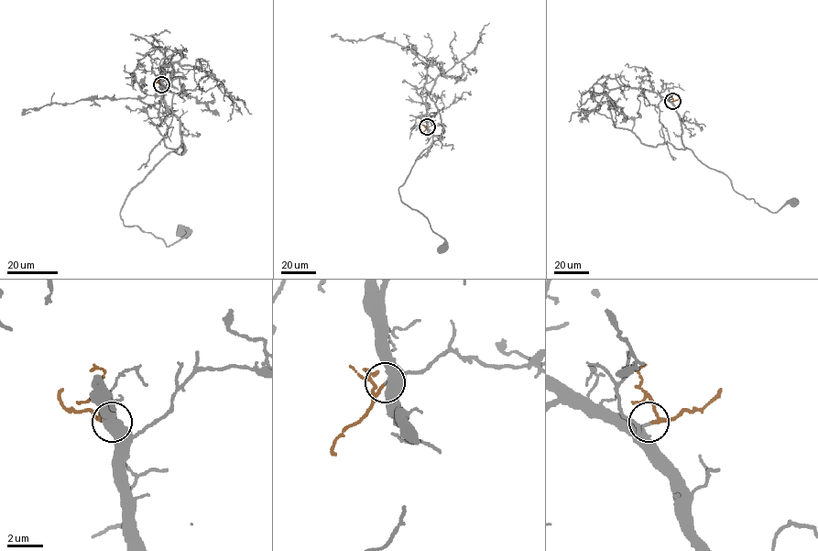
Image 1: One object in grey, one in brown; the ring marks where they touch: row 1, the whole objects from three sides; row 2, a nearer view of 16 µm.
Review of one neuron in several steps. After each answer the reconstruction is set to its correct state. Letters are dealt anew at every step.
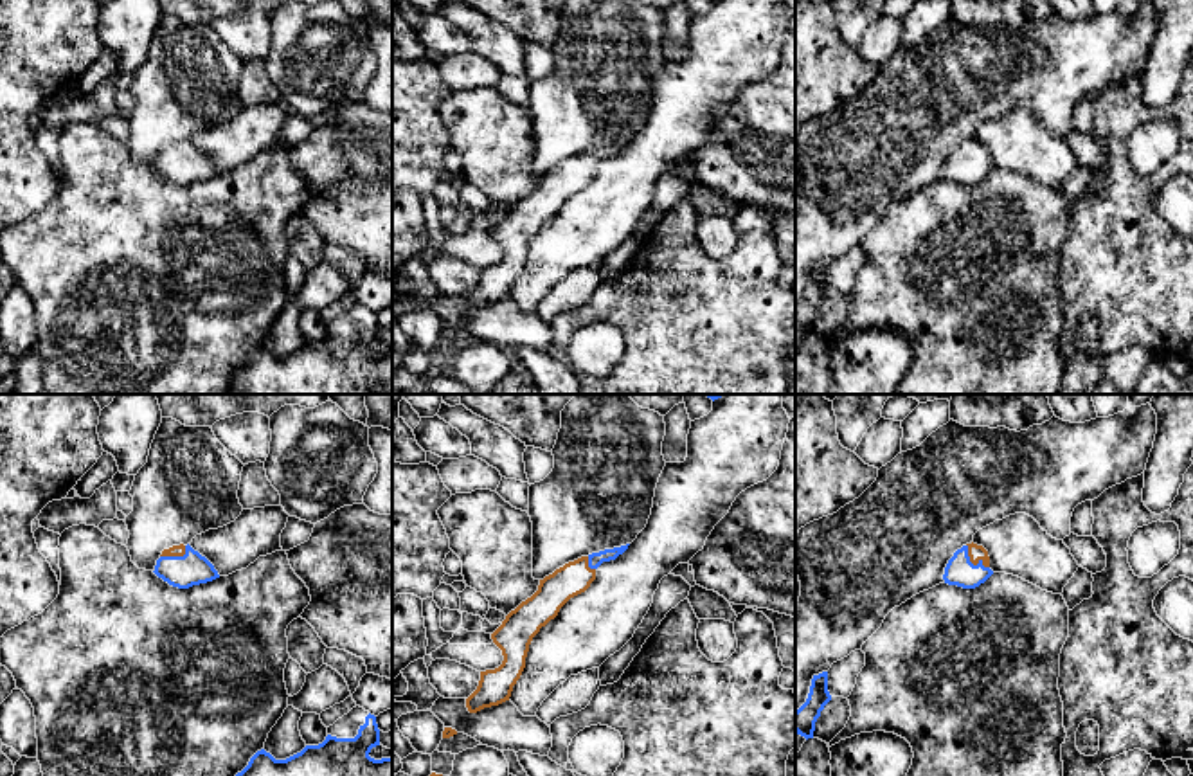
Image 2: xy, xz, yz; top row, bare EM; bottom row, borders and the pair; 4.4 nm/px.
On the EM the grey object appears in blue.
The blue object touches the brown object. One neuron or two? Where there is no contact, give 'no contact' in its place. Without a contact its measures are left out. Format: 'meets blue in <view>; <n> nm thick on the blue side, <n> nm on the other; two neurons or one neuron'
meets blue in yz; 130 nm thick on the blue side, 70 nm on the other; one neuron

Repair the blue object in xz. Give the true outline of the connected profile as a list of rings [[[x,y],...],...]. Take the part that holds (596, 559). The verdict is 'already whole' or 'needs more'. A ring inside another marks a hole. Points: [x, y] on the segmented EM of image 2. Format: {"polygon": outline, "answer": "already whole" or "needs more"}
{"polygon": [[[628,546],[605,549],[565,564],[540,580],[538,591],[506,616],[491,634],[493,643],[502,650],[504,661],[495,670],[480,672],[477,690],[466,699],[470,713],[509,700],[513,686],[525,668],[533,637],[558,616],[570,598],[590,587],[596,580],[596,569],[603,562],[615,560]]], "answer": "needs more"}

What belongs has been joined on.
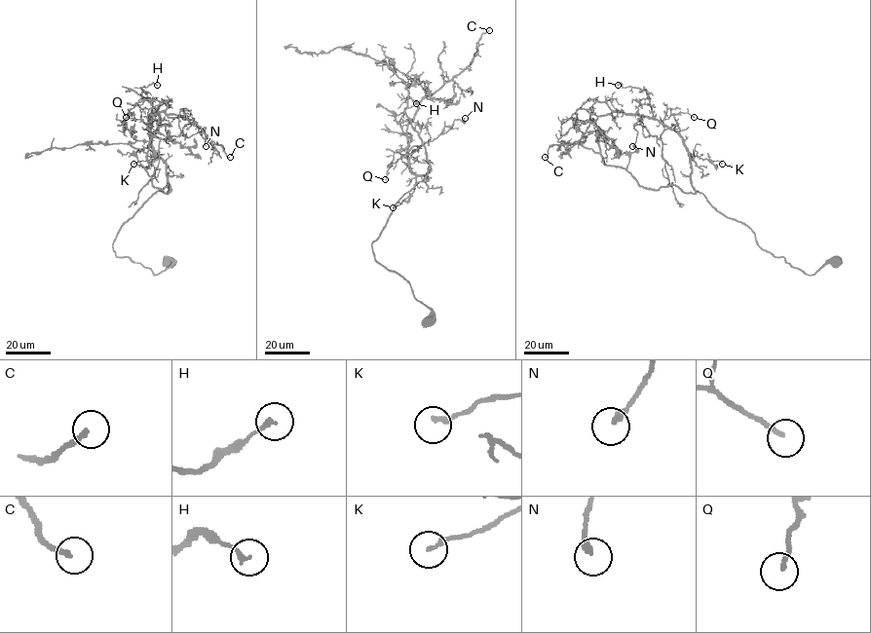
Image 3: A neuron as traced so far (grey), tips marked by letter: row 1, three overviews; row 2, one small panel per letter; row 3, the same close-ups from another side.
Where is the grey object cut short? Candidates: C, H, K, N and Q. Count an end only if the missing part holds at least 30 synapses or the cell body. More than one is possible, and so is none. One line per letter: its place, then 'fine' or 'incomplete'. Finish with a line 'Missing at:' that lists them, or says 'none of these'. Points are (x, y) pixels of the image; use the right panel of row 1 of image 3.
C: (545, 157) | fine
H: (618, 85) | fine
K: (722, 164) | fine
N: (632, 146) | fine
Q: (694, 117) | fine
Missing at: none of these

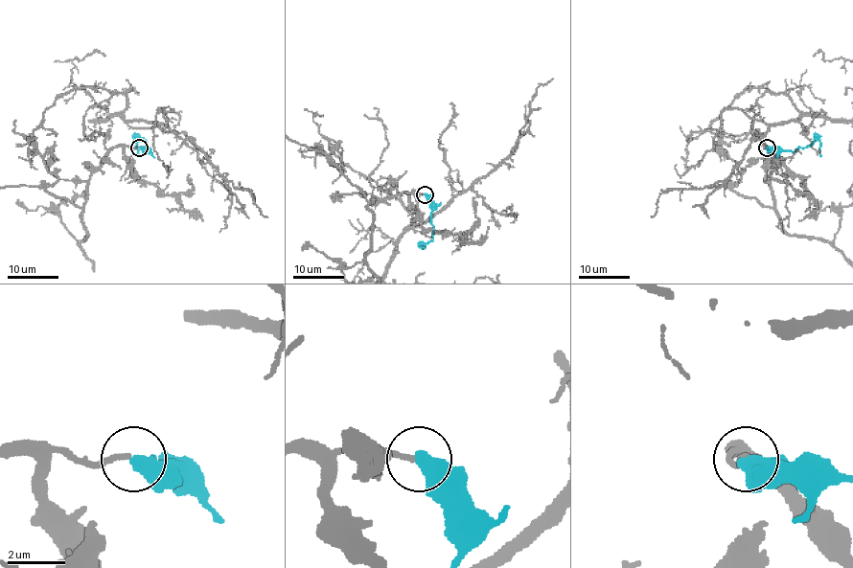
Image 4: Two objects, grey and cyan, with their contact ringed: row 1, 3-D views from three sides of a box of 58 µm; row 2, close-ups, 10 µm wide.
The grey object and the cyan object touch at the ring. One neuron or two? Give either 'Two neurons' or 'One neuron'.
Two neurons

